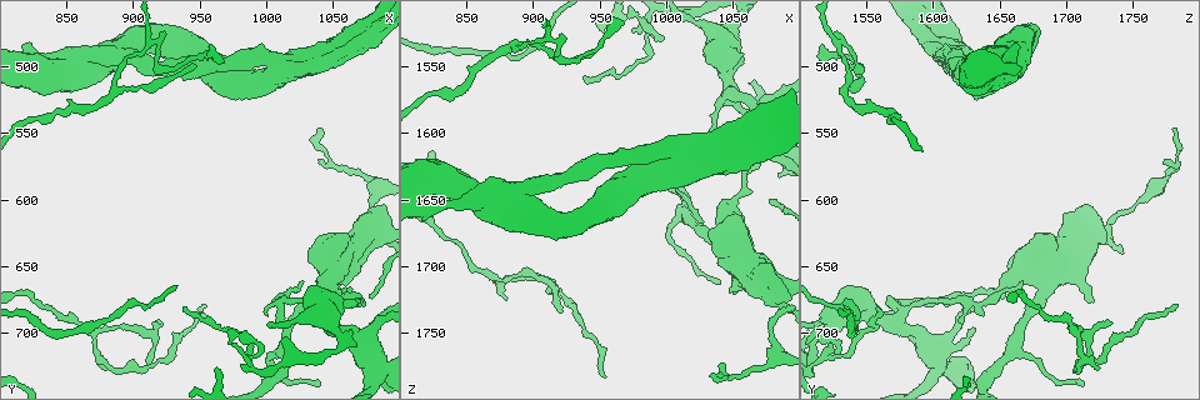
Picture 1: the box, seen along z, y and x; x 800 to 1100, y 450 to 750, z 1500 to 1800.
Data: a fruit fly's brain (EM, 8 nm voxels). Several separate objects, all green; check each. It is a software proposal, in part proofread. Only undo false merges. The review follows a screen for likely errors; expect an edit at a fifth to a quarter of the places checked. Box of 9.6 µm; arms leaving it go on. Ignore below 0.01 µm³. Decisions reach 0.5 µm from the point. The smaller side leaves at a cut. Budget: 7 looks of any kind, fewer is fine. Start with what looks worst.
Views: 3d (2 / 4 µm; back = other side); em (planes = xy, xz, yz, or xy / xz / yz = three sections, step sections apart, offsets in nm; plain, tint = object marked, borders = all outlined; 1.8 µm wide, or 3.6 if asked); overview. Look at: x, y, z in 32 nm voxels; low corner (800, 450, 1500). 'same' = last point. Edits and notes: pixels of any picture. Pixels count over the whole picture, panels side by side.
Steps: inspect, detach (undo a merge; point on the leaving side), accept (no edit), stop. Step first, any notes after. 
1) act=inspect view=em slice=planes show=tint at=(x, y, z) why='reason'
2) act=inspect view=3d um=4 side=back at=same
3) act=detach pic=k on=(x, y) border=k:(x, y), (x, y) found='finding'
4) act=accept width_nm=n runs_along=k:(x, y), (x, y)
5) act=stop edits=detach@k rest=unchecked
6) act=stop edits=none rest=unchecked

act=inspect view=3d um=4 side=back at=(1068, 702, 1590) why='sharp bend'

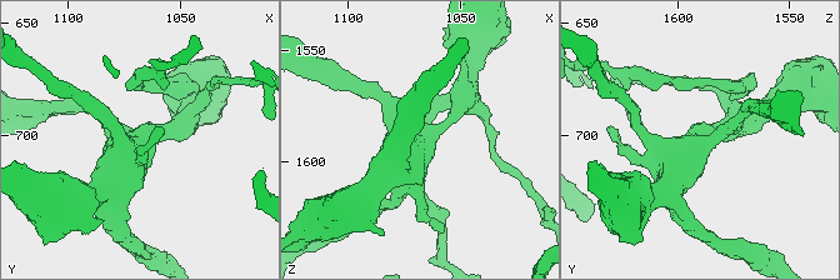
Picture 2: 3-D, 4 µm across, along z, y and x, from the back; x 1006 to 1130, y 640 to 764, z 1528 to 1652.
act=inspect view=em um=3.6 slice=xz step=4 show=tint at=(1069, 704, 1592) why='need the tissue'

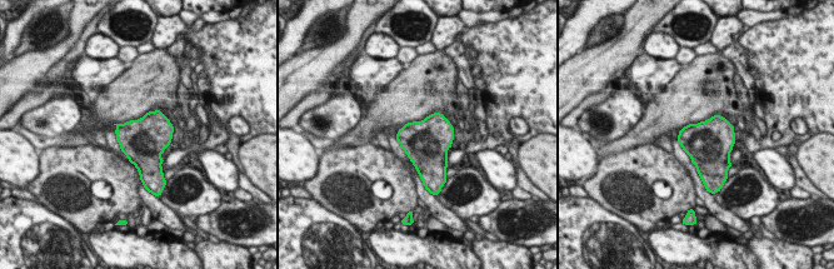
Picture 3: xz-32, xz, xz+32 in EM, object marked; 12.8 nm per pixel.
act=inspect view=em um=3.6 slice=xy step=8 show=borders at=same

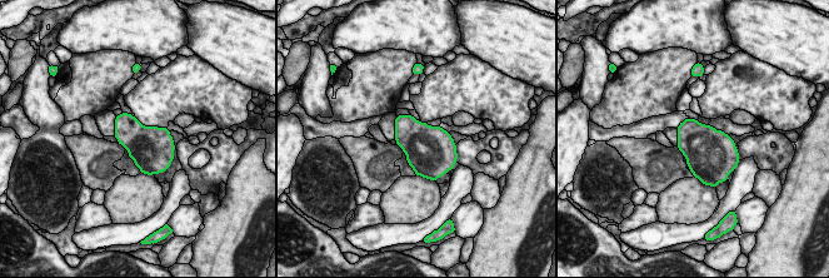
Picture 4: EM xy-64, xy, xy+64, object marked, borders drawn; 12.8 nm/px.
act=accept found='one neuron here'

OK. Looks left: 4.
act=inspect view=em slice=yz step=16 show=plain at=(868, 700, 1708) why='three arms meet'

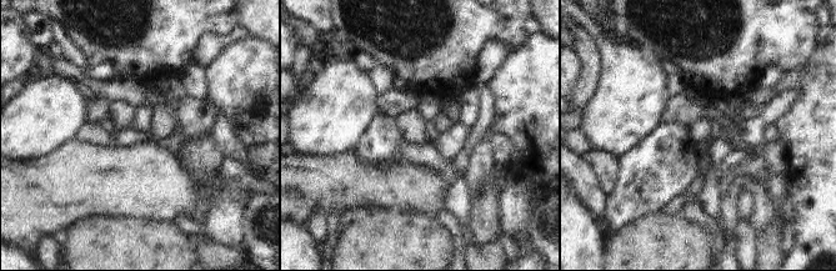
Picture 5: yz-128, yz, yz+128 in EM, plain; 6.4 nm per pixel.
act=inspect view=em slice=yz step=16 show=tint at=same why='with the object marked'

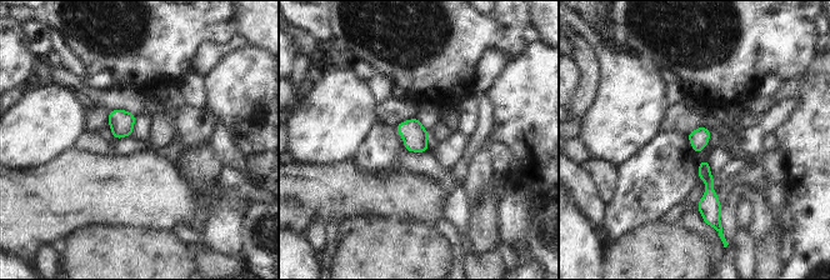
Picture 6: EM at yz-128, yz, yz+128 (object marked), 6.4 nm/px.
act=accept found='one neuron here'

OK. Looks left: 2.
act=inspect view=em slice=planes show=tint at=(1080, 594, 1762)

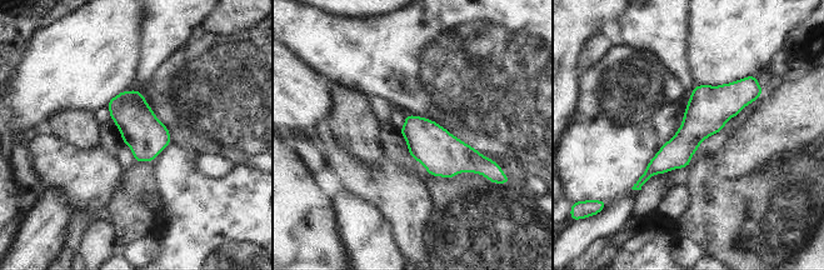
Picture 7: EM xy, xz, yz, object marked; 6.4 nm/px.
act=accept found='continuous, no second neuron'

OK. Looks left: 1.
act=stop edits=none rest=unchecked

